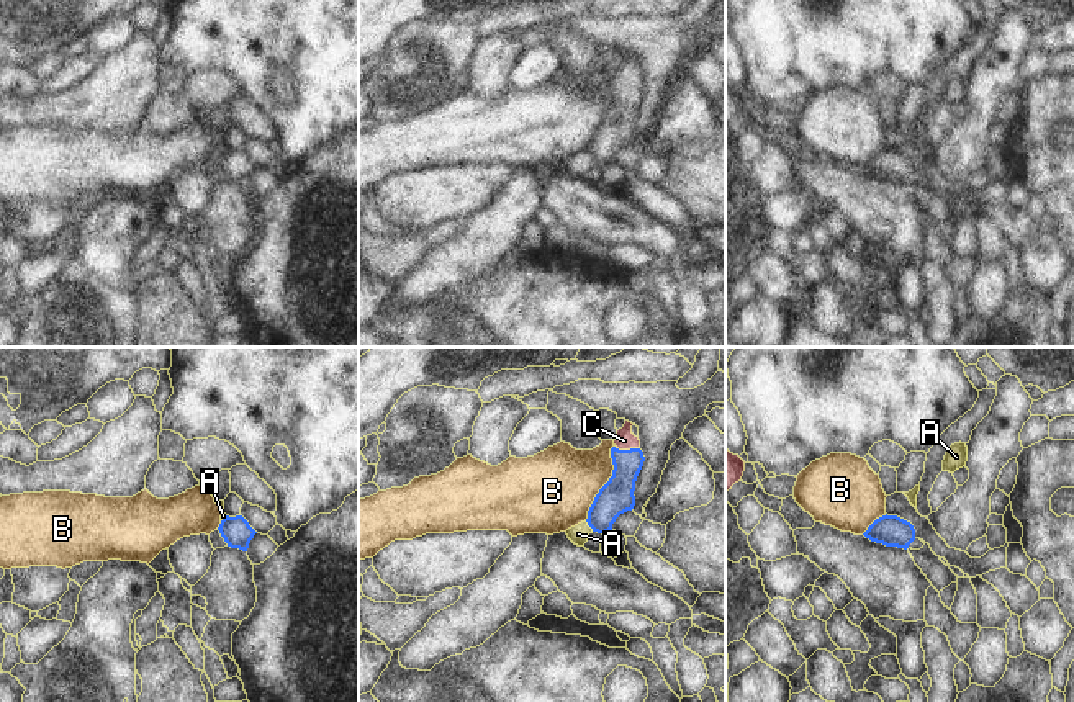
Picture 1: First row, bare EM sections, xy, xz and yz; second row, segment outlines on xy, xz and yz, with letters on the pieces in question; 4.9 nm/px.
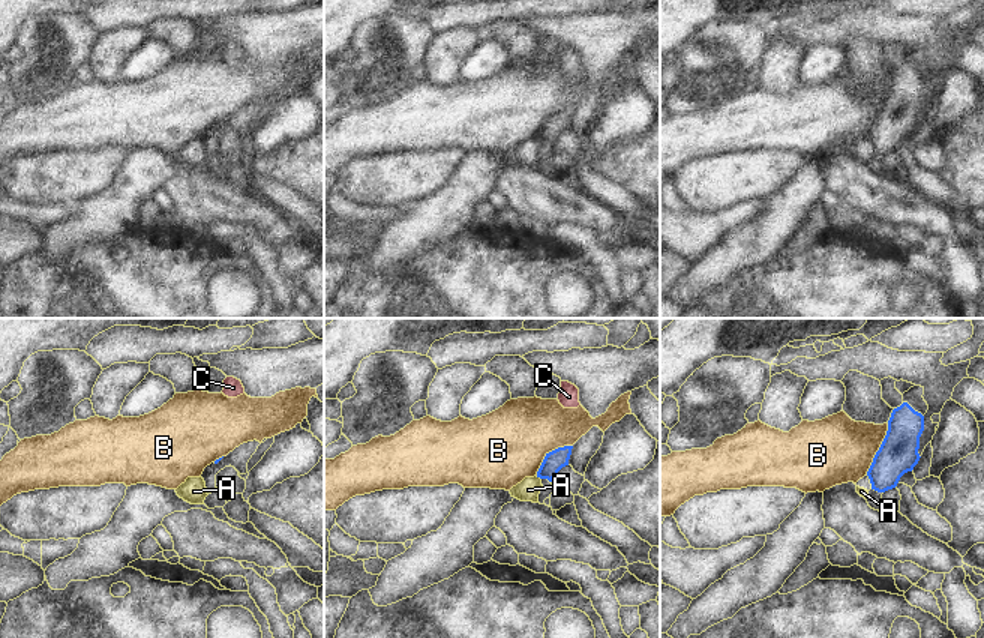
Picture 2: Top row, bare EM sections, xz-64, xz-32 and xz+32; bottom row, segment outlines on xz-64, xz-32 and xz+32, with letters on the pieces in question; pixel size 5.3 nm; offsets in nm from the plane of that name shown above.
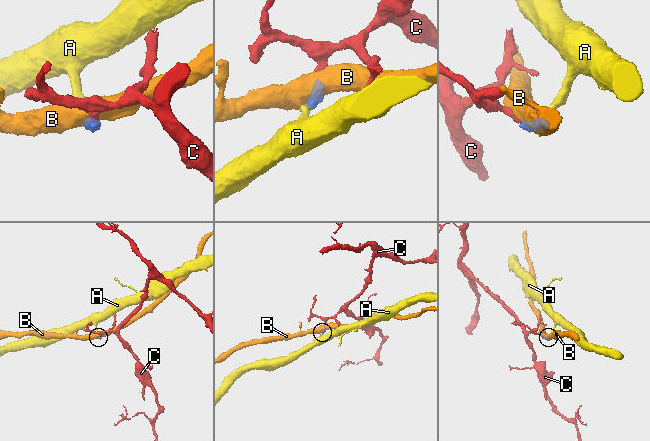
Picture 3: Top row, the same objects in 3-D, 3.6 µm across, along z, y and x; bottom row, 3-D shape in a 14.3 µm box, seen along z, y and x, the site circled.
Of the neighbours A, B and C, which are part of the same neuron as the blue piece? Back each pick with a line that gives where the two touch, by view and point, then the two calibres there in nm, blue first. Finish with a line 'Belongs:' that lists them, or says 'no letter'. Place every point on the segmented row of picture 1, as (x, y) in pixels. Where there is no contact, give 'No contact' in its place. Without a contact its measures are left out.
C: Touches blue at xz (627, 450). Thickness 170 nm (blue) against 90 nm
Belongs: C

